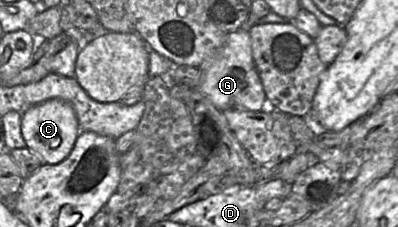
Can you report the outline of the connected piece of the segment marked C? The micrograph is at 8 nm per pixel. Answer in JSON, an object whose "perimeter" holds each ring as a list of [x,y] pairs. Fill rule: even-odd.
{"perimeter":[[[49,99],[21,114],[21,133],[26,147],[41,157],[46,164],[65,160],[74,148],[80,126],[73,107],[60,99]]]}

